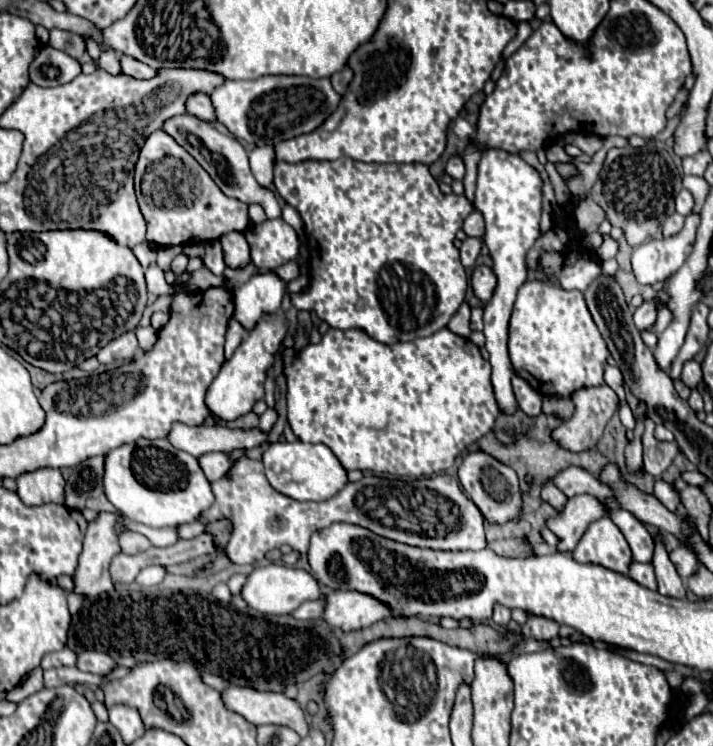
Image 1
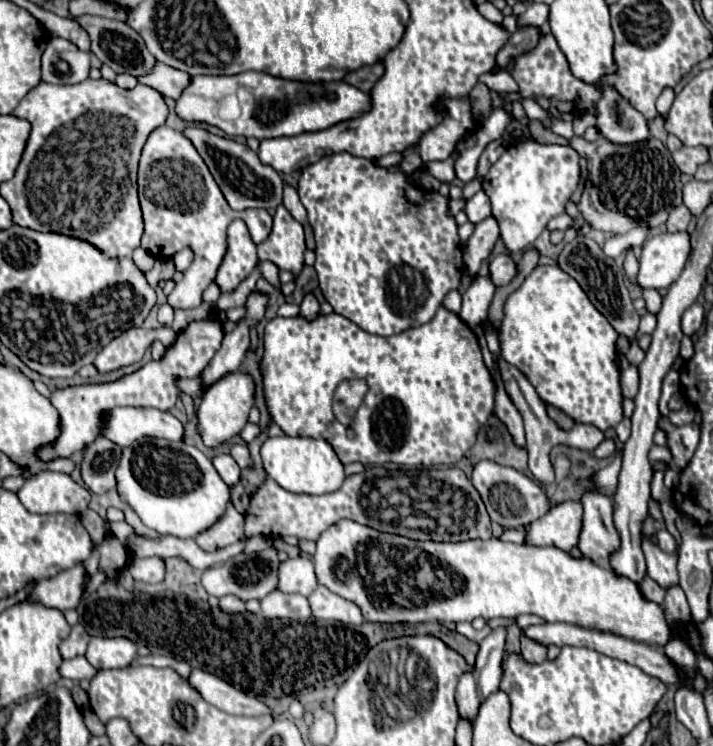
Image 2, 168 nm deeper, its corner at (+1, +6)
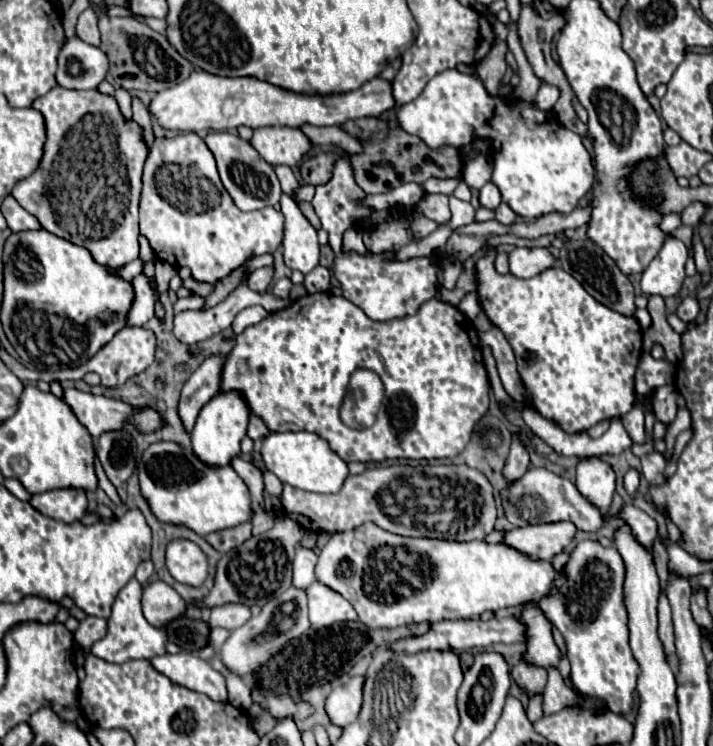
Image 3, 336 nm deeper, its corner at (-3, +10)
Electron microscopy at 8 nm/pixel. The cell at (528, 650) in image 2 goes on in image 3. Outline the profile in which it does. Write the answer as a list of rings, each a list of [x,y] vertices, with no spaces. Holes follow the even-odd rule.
[[[520,660],[512,668],[512,678],[526,690],[526,694],[536,694],[544,690],[548,674],[544,668],[536,668],[536,664],[524,664],[524,660]]]

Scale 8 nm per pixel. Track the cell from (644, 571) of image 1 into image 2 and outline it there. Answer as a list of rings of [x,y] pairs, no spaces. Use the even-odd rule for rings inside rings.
[[[648,576],[642,580],[642,586],[640,586],[642,594],[646,600],[650,602],[656,602],[656,604],[664,604],[664,590],[654,582],[654,580],[648,580]]]

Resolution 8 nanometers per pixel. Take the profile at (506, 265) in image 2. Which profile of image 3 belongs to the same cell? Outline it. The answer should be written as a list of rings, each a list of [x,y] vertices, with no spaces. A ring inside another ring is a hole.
[[[512,248],[508,252],[508,264],[510,274],[516,278],[532,278],[554,266],[554,258],[548,248]]]

